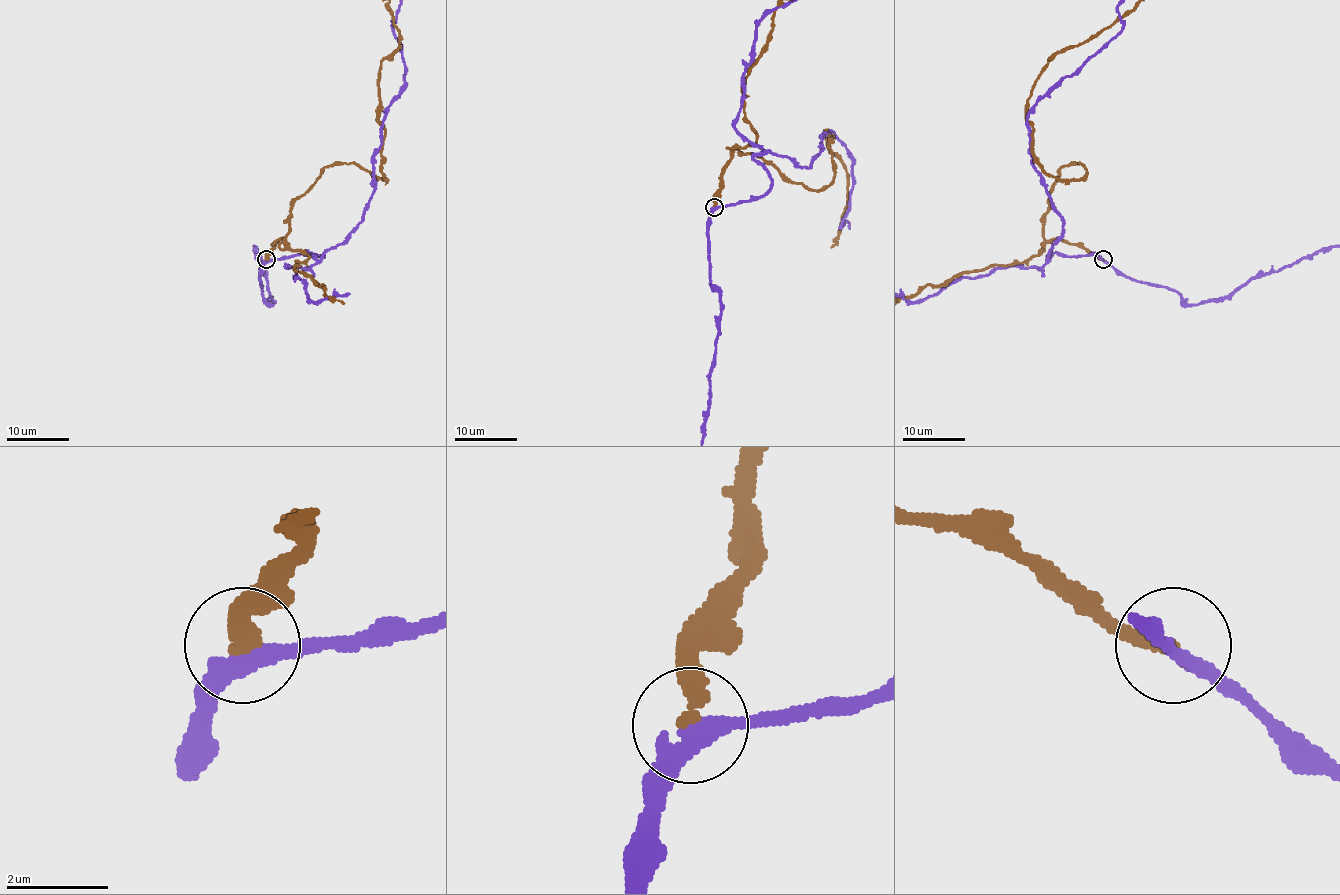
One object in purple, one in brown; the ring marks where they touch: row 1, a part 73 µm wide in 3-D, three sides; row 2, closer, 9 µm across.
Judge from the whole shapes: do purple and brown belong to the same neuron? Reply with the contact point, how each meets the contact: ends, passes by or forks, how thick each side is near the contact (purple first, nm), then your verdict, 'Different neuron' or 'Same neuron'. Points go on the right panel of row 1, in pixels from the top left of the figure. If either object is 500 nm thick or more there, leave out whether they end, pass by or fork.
Place: (1103, 259). At the ring purple passes by. At the ring brown ends. Thickness 280 nm (purple) against 300 nm. Different neuron

